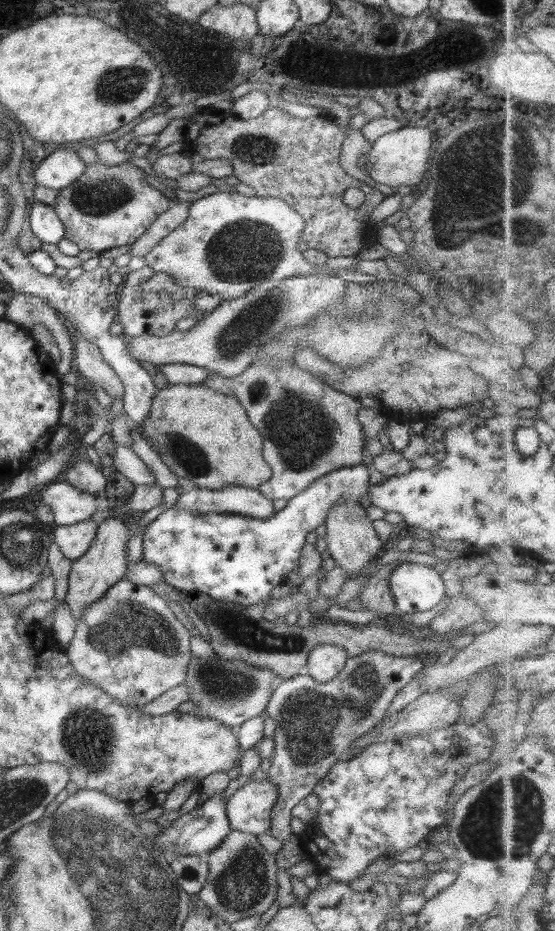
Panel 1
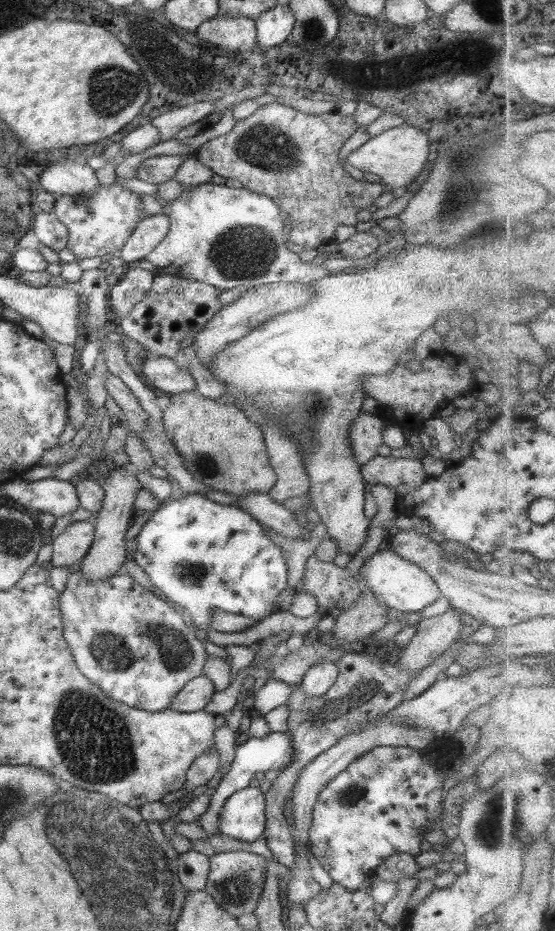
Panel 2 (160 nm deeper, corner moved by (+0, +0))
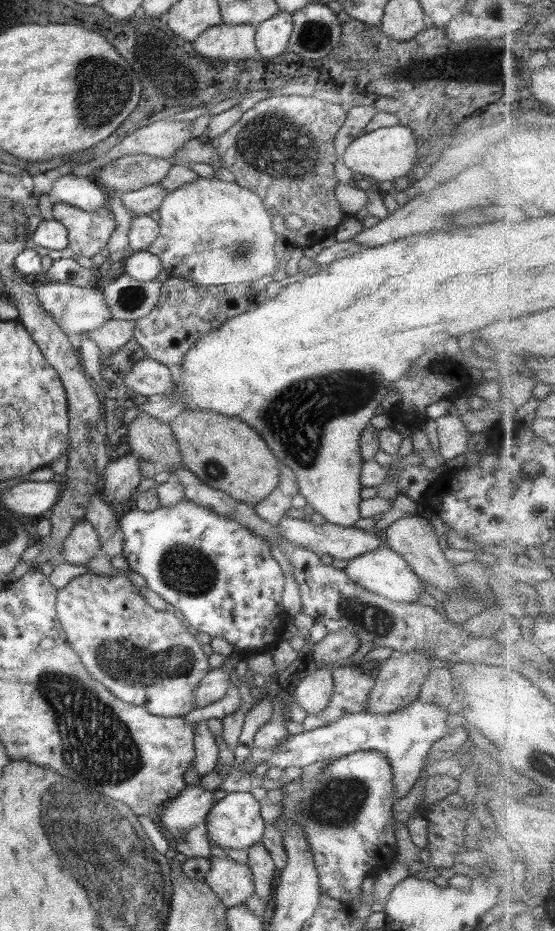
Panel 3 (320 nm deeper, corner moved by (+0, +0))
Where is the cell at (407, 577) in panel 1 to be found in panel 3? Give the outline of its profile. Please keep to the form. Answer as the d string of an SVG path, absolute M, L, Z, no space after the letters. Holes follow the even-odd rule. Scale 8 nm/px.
M385 546L361 554L361 556L350 558L343 572L351 582L392 601L413 603L418 594L424 592L425 582L419 581L418 576L409 568L409 565L398 554L393 553Z

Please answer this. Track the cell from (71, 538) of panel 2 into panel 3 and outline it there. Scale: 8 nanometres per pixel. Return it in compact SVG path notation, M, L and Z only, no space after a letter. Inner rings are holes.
M86 521L77 523L63 541L59 558L75 566L87 564L101 547L94 528Z

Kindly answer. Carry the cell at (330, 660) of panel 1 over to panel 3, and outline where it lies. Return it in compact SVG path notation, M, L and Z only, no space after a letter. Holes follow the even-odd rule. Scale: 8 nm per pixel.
M325 668L316 669L313 674L296 682L290 696L307 714L317 716L329 704L333 688L331 675Z

